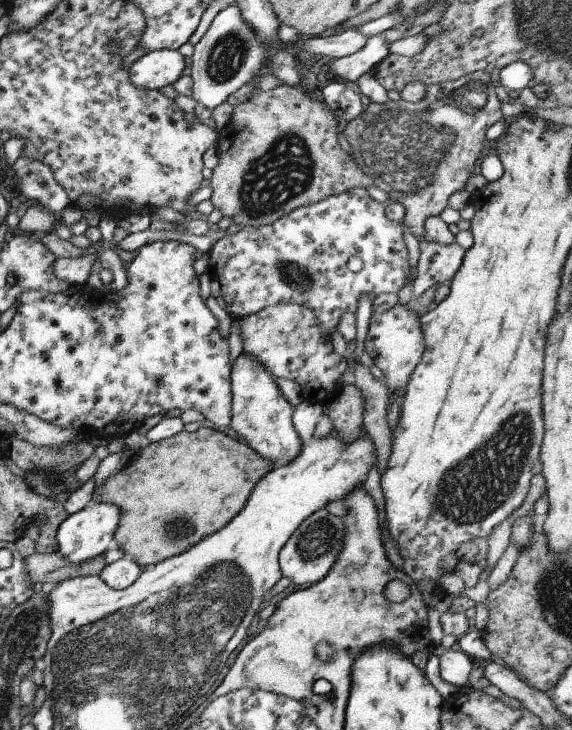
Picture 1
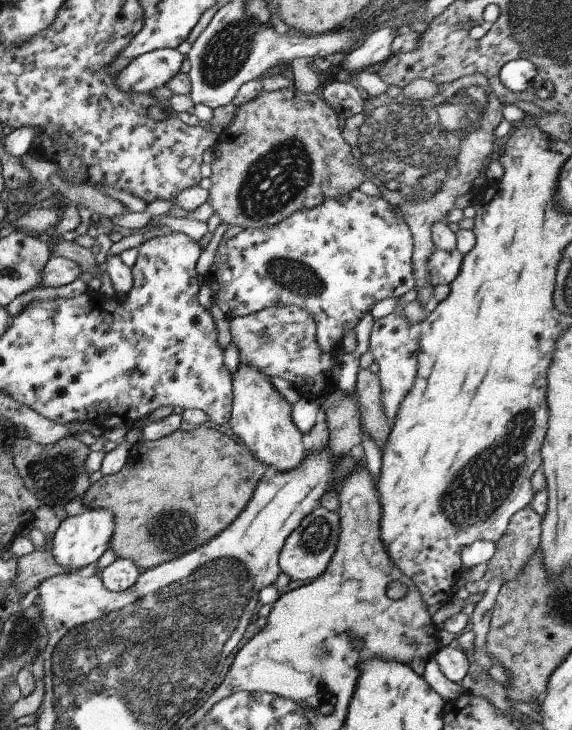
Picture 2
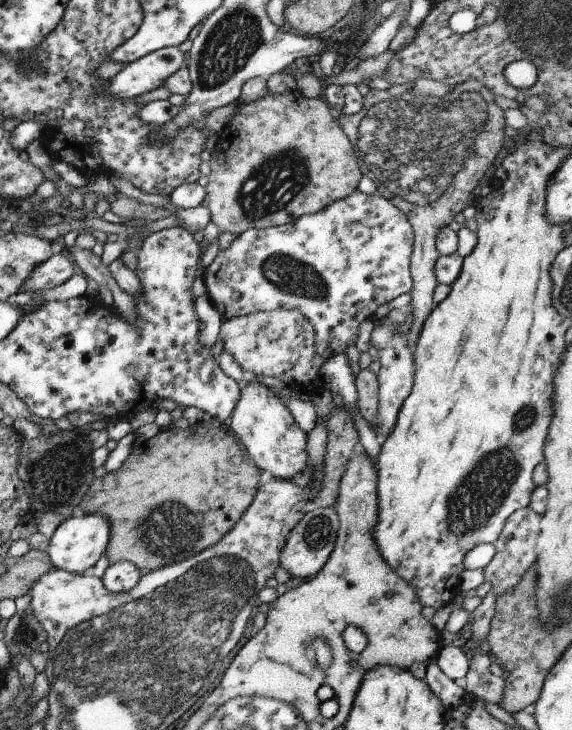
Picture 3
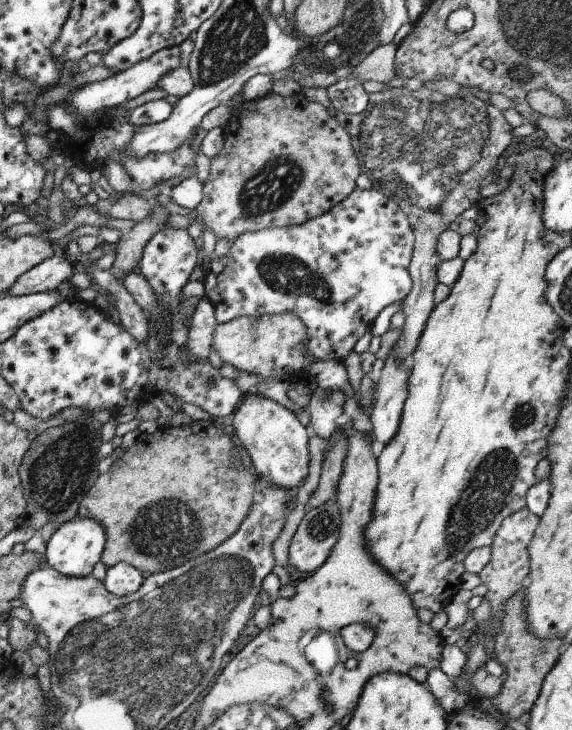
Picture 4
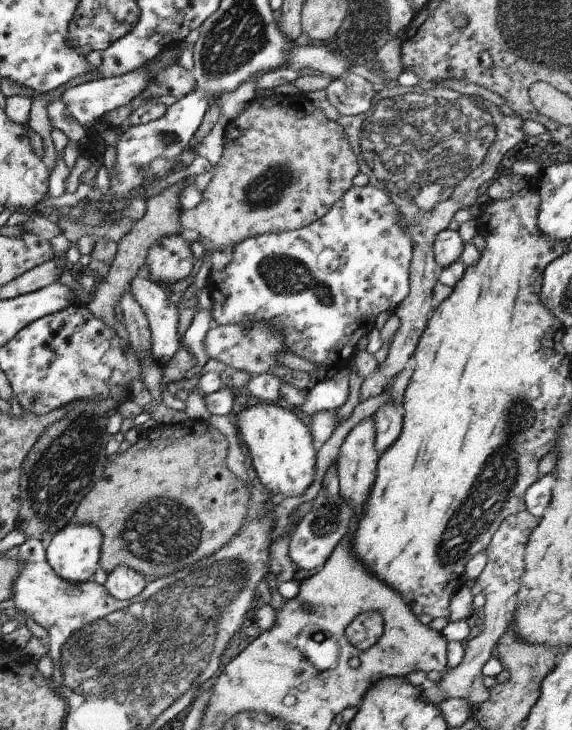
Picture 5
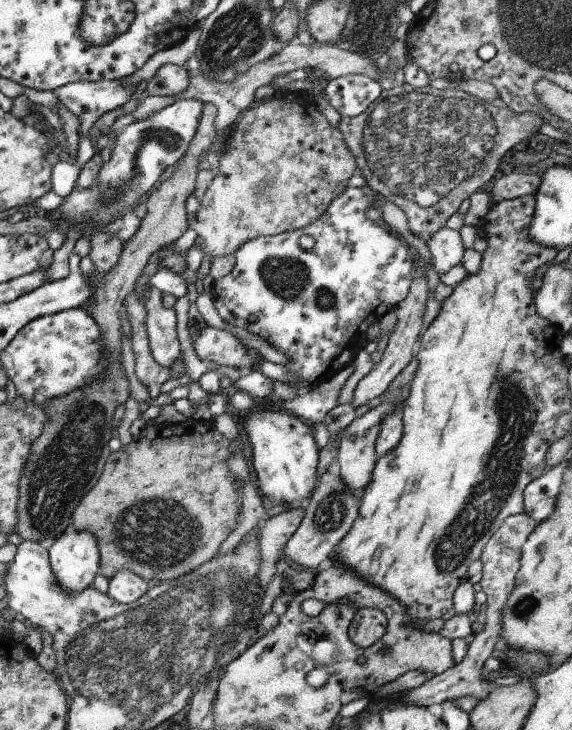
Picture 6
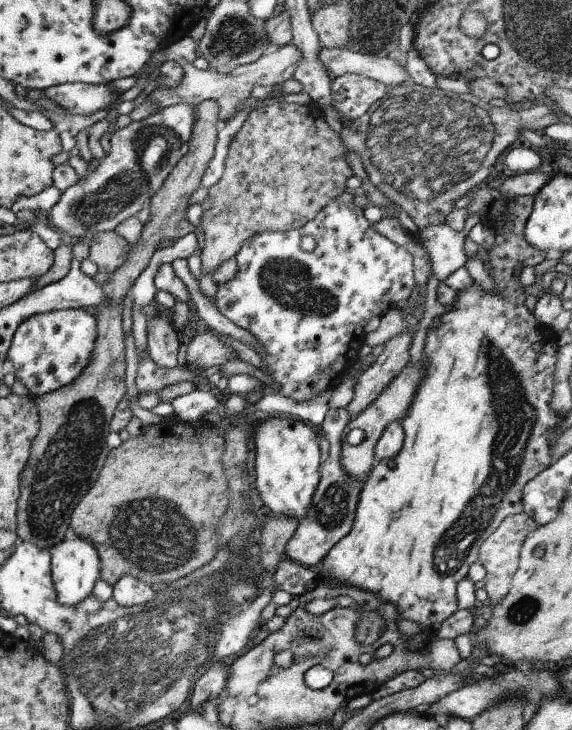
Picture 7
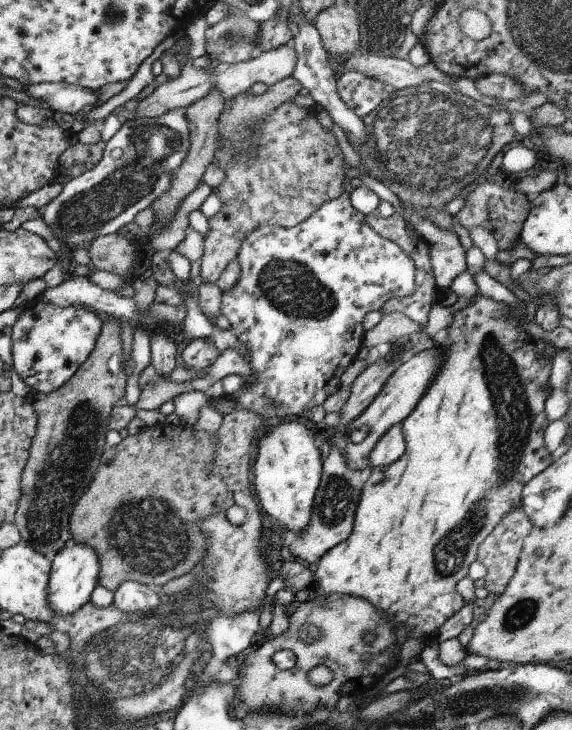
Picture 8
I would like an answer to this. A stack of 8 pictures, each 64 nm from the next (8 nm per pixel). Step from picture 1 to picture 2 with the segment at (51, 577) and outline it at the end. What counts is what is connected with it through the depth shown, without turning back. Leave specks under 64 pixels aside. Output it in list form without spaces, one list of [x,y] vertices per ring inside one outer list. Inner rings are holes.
[[[34,548],[32,552],[17,558],[14,587],[25,594],[42,580],[71,572],[55,562],[50,550]]]

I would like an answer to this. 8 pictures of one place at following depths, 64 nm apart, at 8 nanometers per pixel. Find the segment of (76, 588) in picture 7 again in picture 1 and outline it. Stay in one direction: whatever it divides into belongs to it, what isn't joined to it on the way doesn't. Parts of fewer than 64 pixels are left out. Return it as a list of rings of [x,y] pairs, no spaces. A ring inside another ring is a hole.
[[[91,499],[81,510],[67,515],[67,518],[59,523],[56,530],[57,552],[73,564],[103,555],[107,550],[107,544],[114,538],[119,517],[120,510],[114,504]]]

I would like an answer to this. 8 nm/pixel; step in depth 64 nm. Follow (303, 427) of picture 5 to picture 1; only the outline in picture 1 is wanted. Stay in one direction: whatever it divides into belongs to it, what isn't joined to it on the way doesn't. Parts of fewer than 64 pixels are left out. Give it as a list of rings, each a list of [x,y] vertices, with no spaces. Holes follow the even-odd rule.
[[[238,355],[230,364],[231,418],[229,426],[242,440],[271,463],[285,457],[294,459],[301,448],[301,441],[291,425],[292,406],[284,399],[275,378],[253,356]]]

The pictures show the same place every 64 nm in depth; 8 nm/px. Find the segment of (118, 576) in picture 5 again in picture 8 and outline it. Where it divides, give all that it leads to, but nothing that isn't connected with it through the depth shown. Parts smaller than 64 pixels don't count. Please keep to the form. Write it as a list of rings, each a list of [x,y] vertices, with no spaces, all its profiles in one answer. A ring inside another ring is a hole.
[[[126,580],[113,591],[112,603],[122,612],[154,613],[161,595],[147,585]]]

